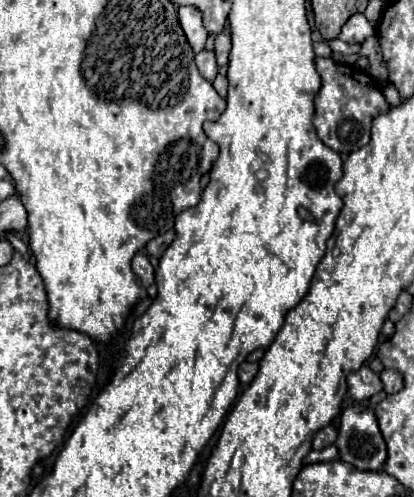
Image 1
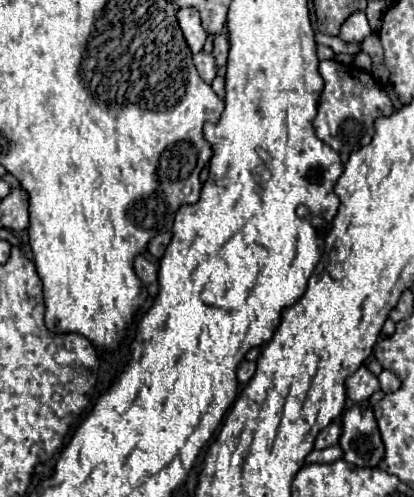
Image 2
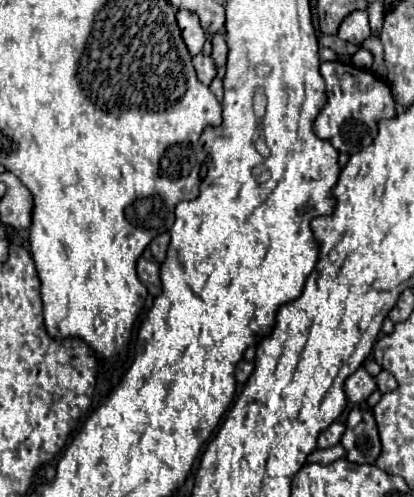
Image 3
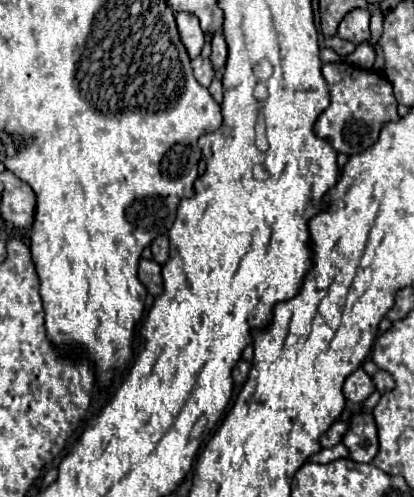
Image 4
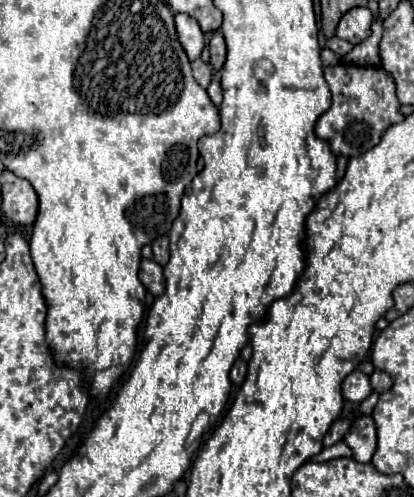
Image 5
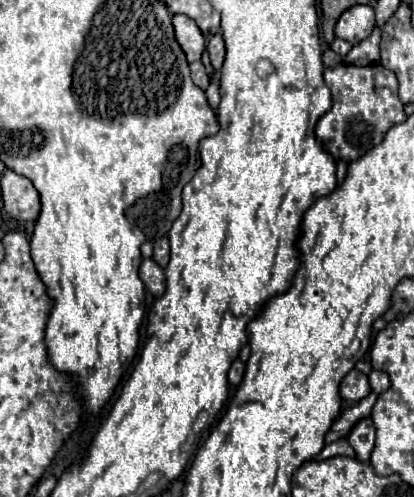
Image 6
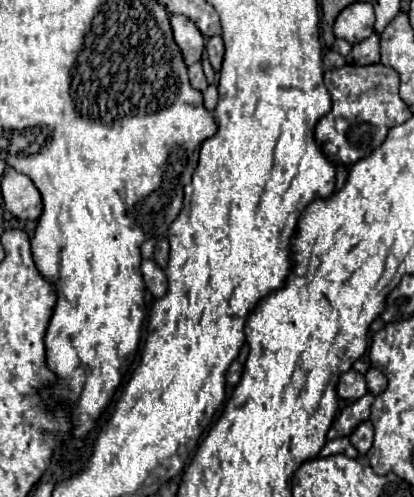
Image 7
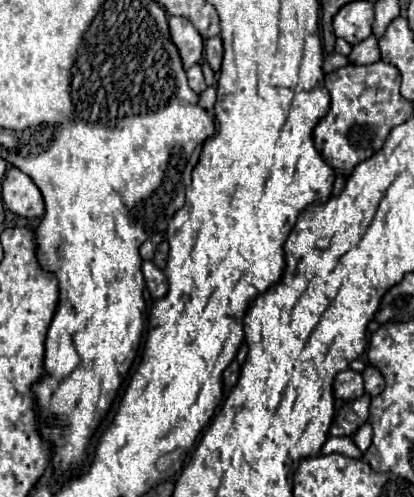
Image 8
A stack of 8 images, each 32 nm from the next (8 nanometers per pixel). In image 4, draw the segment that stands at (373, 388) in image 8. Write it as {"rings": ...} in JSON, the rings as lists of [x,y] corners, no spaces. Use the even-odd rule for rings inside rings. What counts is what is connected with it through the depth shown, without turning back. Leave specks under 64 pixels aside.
{"rings":[[[378,370],[378,372],[372,376],[372,382],[374,382],[374,386],[376,386],[376,390],[378,390],[380,394],[390,392],[390,390],[394,388],[392,376],[390,376],[388,372],[384,372],[384,370]]]}

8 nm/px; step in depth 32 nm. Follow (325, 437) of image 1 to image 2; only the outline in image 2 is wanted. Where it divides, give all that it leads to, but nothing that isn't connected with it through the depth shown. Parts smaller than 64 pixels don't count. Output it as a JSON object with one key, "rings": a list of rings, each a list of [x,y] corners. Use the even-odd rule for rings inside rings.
{"rings":[[[330,424],[328,428],[324,428],[324,430],[318,434],[314,448],[316,448],[316,450],[322,450],[322,448],[328,448],[328,446],[334,446],[334,444],[338,442],[340,434],[342,434],[340,424]]]}

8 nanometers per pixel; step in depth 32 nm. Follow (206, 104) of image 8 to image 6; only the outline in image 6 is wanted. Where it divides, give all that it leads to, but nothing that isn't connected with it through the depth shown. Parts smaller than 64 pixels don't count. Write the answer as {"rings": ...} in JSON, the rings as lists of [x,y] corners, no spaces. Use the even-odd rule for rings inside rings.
{"rings":[[[214,80],[214,82],[212,82],[212,84],[208,86],[208,88],[206,88],[206,92],[204,92],[204,94],[206,94],[208,106],[216,110],[216,108],[218,108],[218,104],[220,104],[220,92],[218,92],[218,82]]]}

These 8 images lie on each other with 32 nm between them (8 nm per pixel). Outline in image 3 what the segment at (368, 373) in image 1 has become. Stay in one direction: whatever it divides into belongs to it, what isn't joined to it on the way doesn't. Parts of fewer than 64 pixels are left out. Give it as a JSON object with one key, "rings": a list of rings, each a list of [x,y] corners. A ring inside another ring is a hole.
{"rings":[[[358,368],[344,382],[346,396],[350,398],[350,402],[356,402],[356,404],[362,402],[362,400],[366,400],[374,390],[376,390],[376,382],[374,382],[374,378],[364,368]]]}

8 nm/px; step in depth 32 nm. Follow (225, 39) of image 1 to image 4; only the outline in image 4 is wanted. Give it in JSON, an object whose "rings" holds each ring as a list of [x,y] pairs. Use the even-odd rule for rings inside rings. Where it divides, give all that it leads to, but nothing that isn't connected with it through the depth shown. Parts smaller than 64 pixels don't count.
{"rings":[[[216,32],[212,36],[212,56],[210,56],[210,62],[214,66],[214,70],[220,70],[224,64],[226,64],[226,42],[224,42],[224,36],[222,32]]]}

